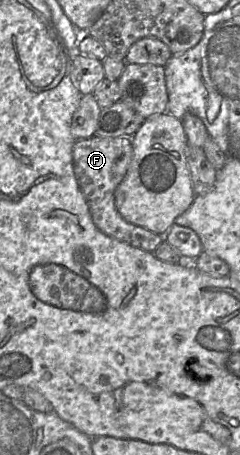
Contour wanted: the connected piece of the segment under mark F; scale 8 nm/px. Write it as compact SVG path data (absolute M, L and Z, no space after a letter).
M93 136L76 140L73 147L74 173L87 201L92 220L101 232L133 247L154 252L163 242L164 237L127 222L119 214L115 204L115 191L127 173L132 156L133 147L130 137Z

